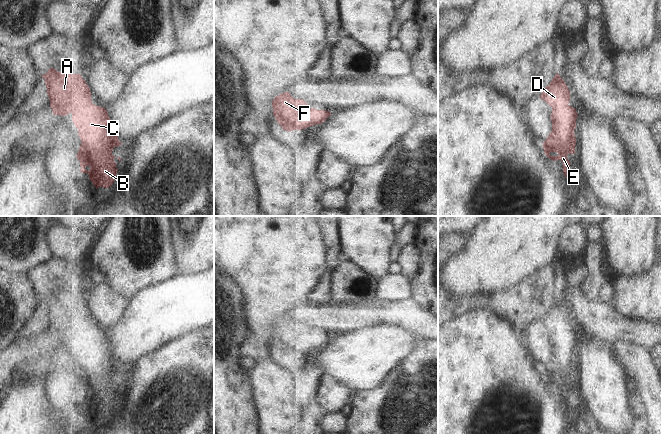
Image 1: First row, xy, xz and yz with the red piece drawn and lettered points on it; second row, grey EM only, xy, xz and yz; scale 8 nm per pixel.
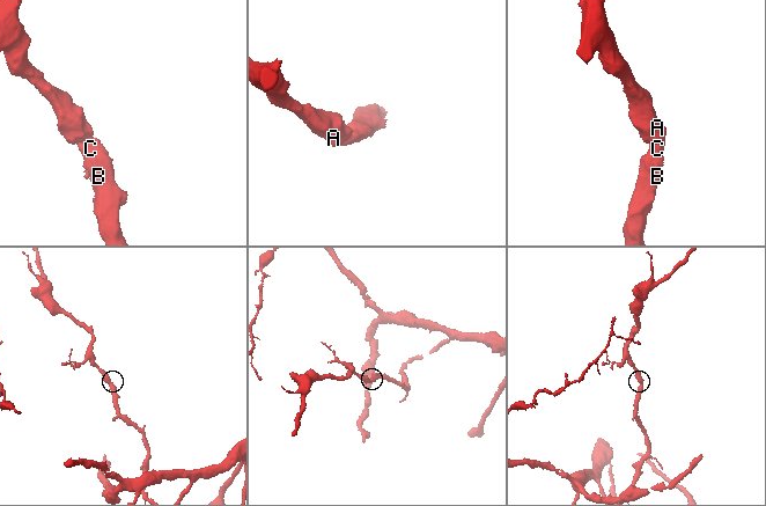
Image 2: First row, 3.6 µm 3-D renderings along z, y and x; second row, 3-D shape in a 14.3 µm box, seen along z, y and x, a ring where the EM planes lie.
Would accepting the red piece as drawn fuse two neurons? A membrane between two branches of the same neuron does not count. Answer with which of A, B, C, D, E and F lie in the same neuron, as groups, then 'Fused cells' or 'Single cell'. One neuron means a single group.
Groups: A B C D E F. Single cell.

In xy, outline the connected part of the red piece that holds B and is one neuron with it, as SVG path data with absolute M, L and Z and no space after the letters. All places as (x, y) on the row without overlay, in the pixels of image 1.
M50 292L41 301L45 303L53 339L65 340L69 337L72 338L72 345L78 353L78 359L81 363L79 376L76 380L80 385L80 396L89 399L89 403L96 413L98 411L111 411L118 396L112 375L114 371L120 370L122 367L119 365L118 360L114 358L107 334L92 327L90 312L81 301L81 298L66 298Z

